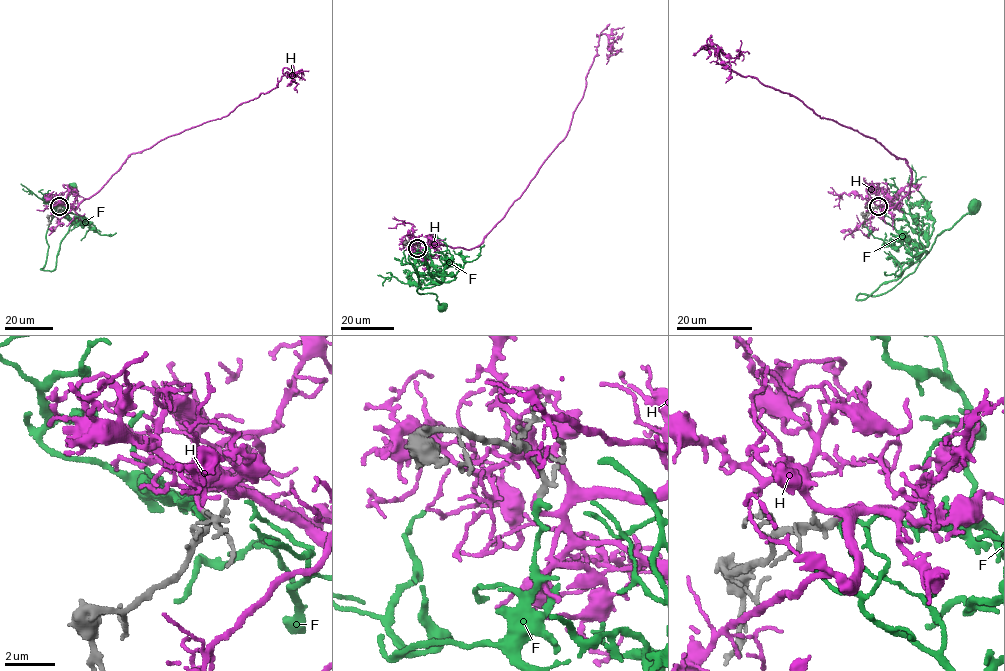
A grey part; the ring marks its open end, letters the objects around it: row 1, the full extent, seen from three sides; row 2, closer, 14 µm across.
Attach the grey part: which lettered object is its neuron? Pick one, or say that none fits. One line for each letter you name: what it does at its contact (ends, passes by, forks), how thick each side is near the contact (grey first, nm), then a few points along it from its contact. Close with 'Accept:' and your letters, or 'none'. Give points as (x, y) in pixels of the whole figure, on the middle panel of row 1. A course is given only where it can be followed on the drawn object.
H: It ends there. Thickness 200 nm (grey) against 220 nm. Its course: (417, 248), (480, 245), (566, 135), (597, 52), (596, 35), (607, 35), (610, 55), (616, 54), (611, 53)
Accept: H

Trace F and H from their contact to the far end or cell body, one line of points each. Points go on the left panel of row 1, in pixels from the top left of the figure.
F: (58, 206), (53, 206), (85, 219), (70, 227), (55, 268), (42, 270), (50, 220), (64, 210), (73, 187)
H: (58, 206), (75, 208), (98, 192), (129, 155), (272, 90), (284, 68), (296, 74), (293, 64)

